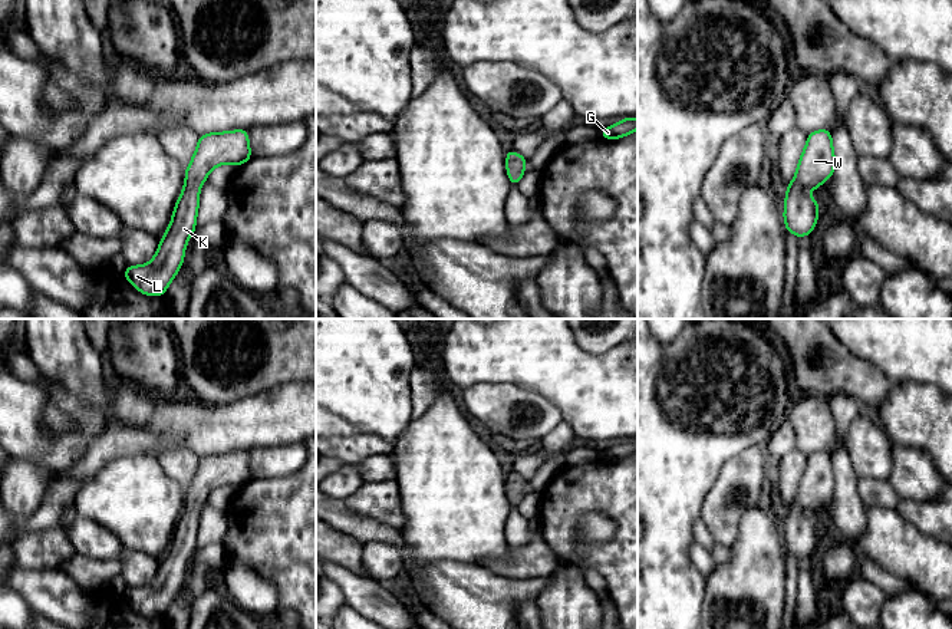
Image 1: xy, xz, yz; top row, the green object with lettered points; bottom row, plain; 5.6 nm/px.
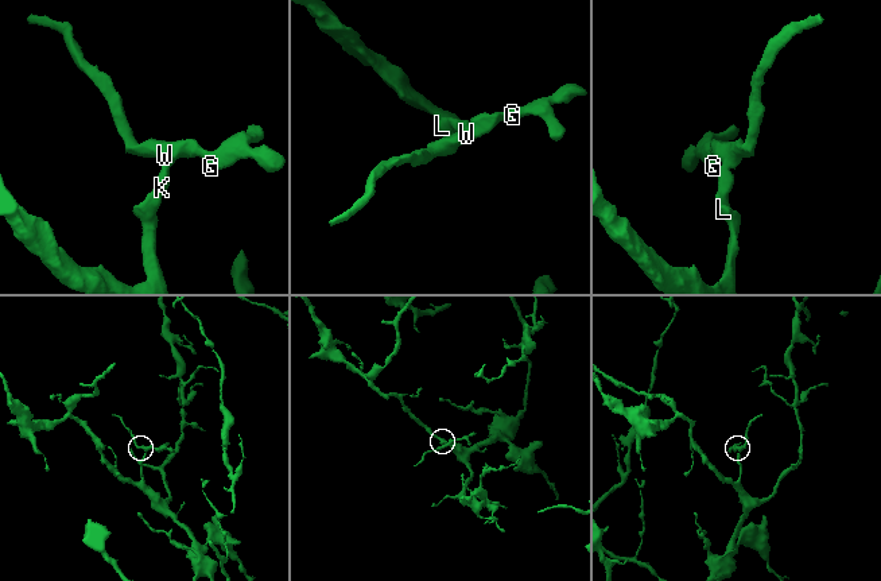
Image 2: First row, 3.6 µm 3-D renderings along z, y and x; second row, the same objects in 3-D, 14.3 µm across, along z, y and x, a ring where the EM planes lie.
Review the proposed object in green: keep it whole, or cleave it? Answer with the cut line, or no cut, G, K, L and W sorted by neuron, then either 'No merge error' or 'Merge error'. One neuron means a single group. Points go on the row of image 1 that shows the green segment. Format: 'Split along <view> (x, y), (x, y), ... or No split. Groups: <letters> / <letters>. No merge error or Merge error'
No split. Groups: G K L W. No merge error

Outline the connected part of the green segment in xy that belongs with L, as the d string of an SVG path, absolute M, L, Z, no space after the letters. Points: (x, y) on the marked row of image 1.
M248 131L204 134L185 168L185 184L177 200L171 224L161 237L159 247L148 264L128 266L123 276L145 296L164 296L184 263L188 238L195 231L200 207L200 187L213 168L231 164L241 165L251 159Z

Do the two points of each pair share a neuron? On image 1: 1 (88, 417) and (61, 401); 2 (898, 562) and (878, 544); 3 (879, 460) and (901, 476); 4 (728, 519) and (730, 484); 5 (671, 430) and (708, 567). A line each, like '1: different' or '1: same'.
1: same
2: same
3: different
4: same
5: different

